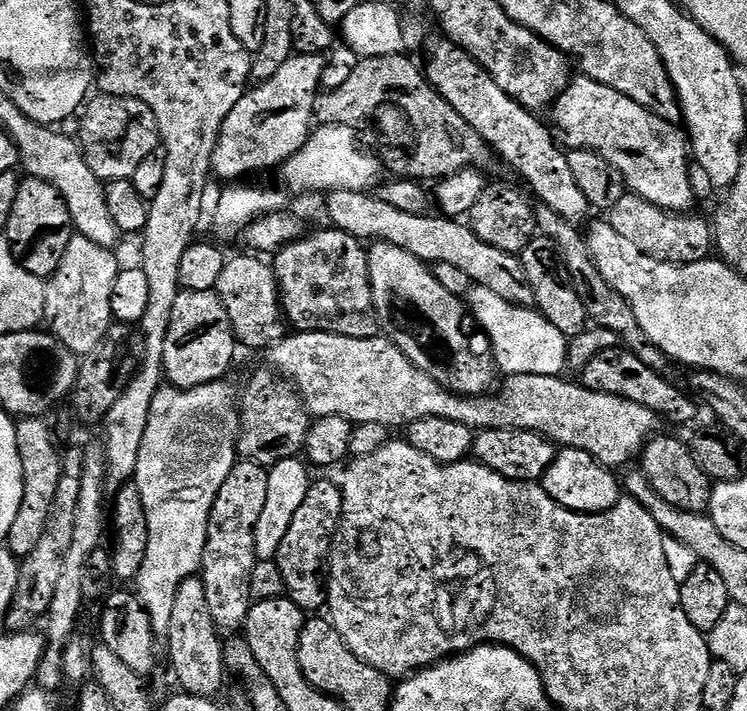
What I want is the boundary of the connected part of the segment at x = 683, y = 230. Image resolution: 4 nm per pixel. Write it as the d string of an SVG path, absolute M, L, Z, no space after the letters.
M625 194L622 199L620 199L615 206L610 210L610 222L614 226L614 230L618 230L618 234L622 234L622 238L628 239L629 242L634 242L634 246L638 246L638 250L642 250L648 256L655 256L658 260L670 260L673 262L679 262L682 264L693 264L699 260L709 259L714 252L714 235L713 235L713 225L709 223L708 220L704 221L700 216L688 216L692 214L681 214L679 212L667 212L665 208L659 208L654 206L649 200L643 200L642 197L635 194Z

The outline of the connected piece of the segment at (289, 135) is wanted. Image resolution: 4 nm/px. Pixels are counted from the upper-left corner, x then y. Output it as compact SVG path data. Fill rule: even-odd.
M294 54L287 60L286 65L274 74L273 78L255 85L244 93L238 106L234 106L234 110L230 110L216 143L212 170L217 177L220 175L222 179L230 180L226 182L240 182L243 181L240 180L243 176L260 170L281 167L285 161L301 149L312 132L316 98L321 89L326 63L325 57L320 54Z

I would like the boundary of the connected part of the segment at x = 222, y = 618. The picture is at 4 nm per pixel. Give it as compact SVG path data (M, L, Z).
M241 459L232 467L230 478L226 478L226 482L222 482L222 490L218 490L218 498L214 502L210 514L202 579L206 586L206 602L210 602L210 614L214 618L217 629L224 634L227 632L236 634L243 629L248 612L254 603L250 594L250 574L257 562L254 530L258 526L258 518L262 518L262 510L268 501L268 491L270 490L268 474L269 469L265 465Z

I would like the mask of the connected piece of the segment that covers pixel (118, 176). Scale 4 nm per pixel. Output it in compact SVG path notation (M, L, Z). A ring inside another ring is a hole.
M101 95L99 99L100 104L94 105L92 112L83 113L84 121L80 124L78 140L84 149L84 156L88 159L90 170L94 170L101 182L131 180L134 170L161 147L158 118L141 100L106 95Z

